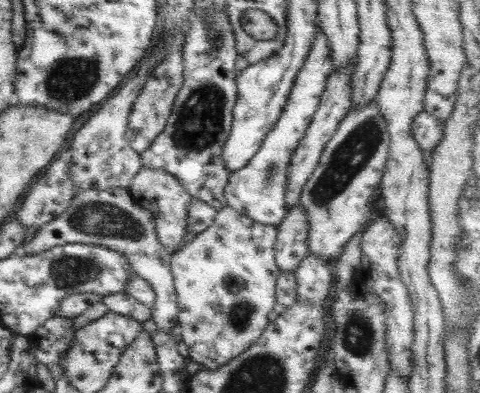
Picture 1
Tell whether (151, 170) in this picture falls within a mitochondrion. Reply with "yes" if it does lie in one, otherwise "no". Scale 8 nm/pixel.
no

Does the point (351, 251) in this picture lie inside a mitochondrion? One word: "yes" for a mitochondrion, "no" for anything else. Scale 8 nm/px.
no

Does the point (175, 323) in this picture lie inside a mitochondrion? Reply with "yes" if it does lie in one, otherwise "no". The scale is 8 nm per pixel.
no

